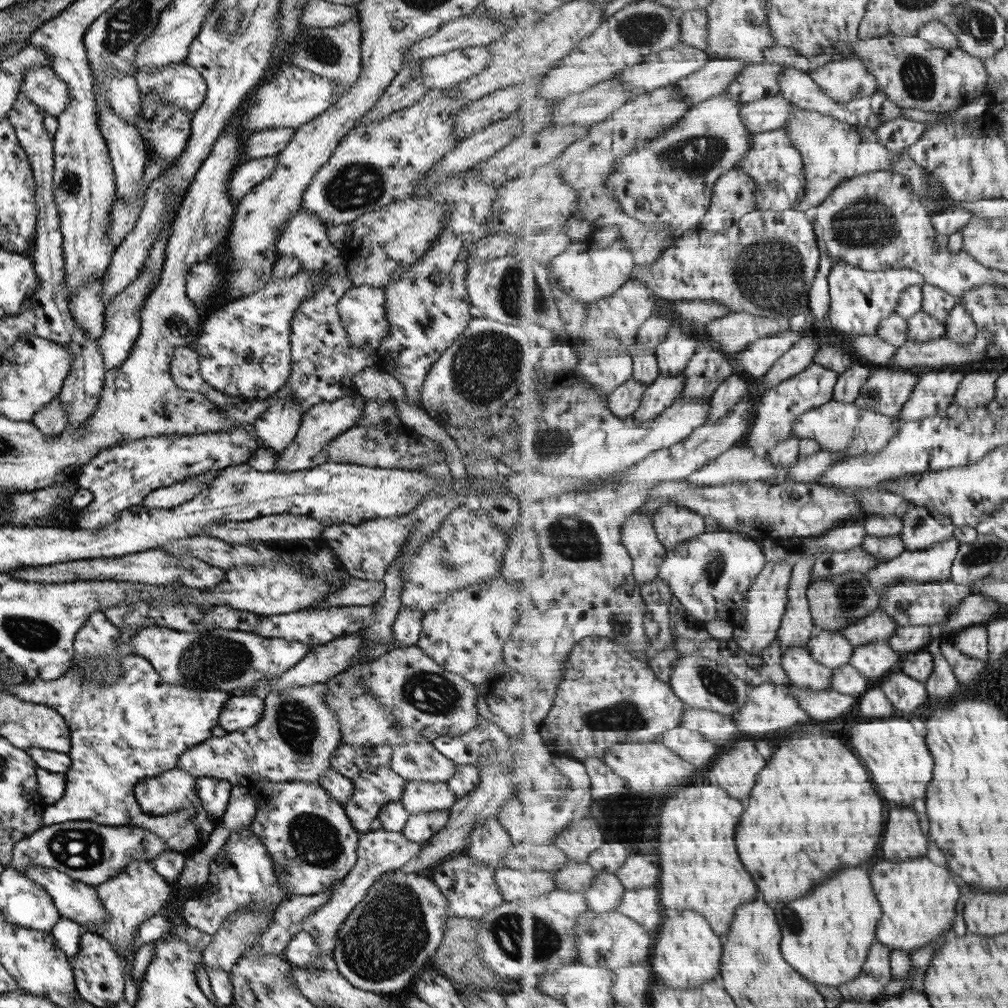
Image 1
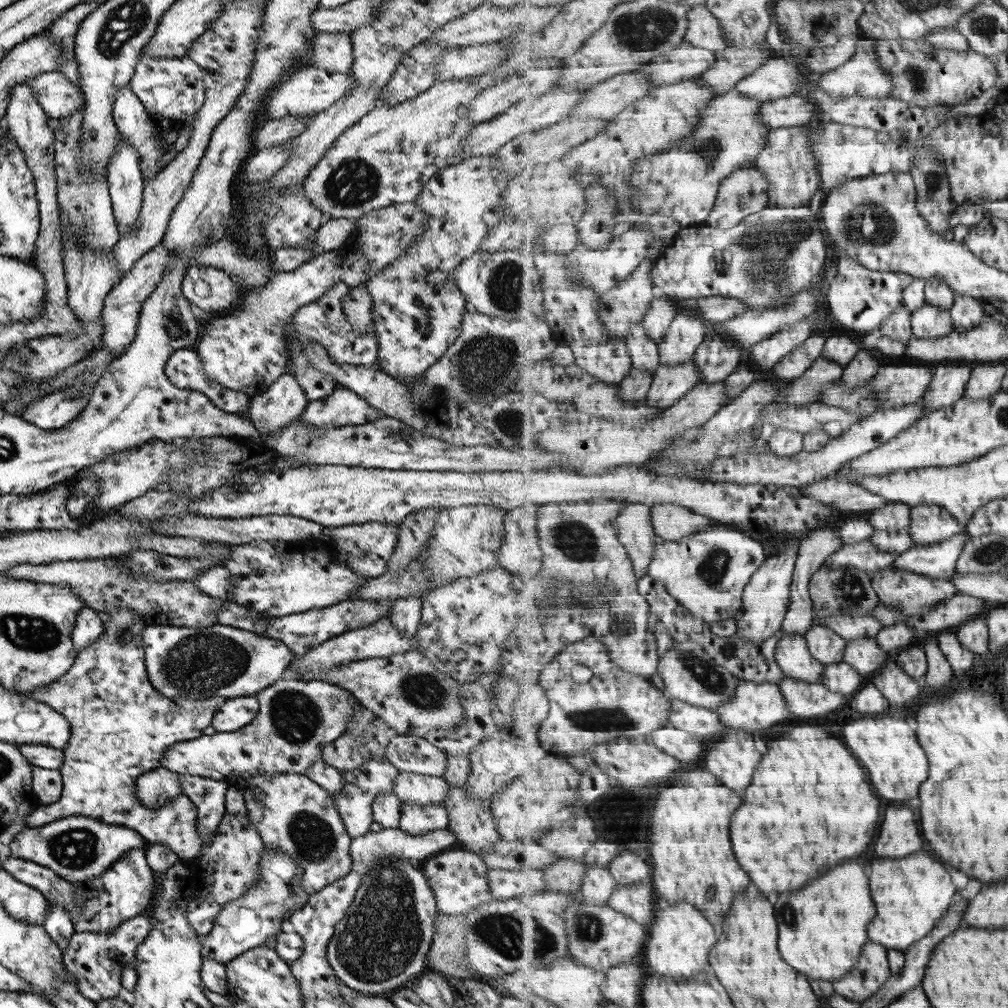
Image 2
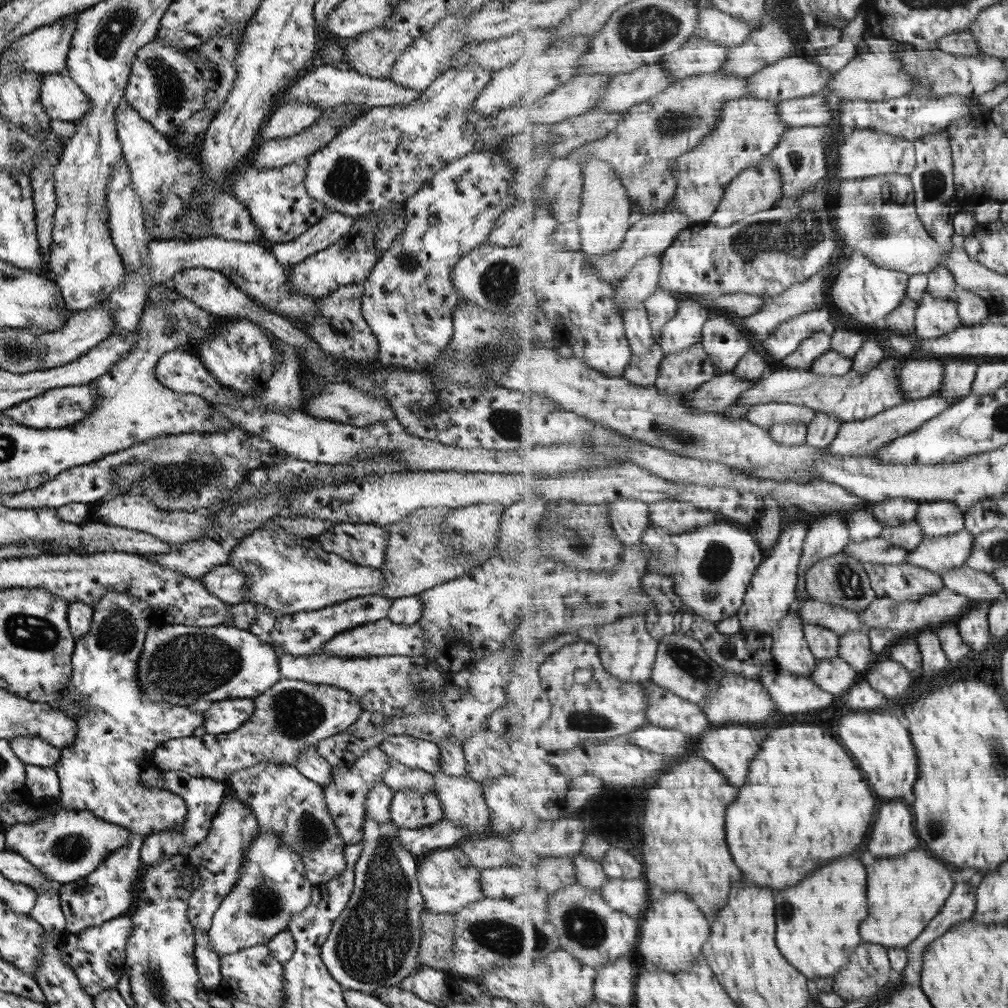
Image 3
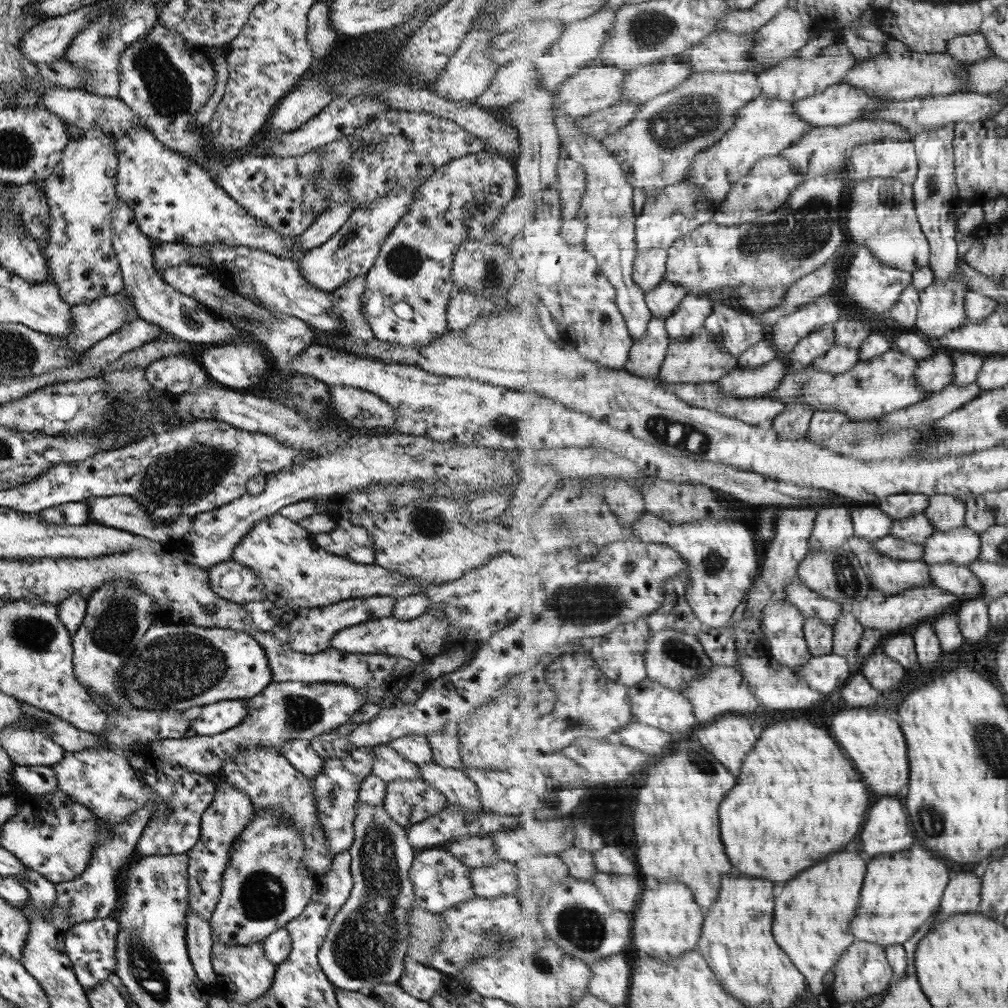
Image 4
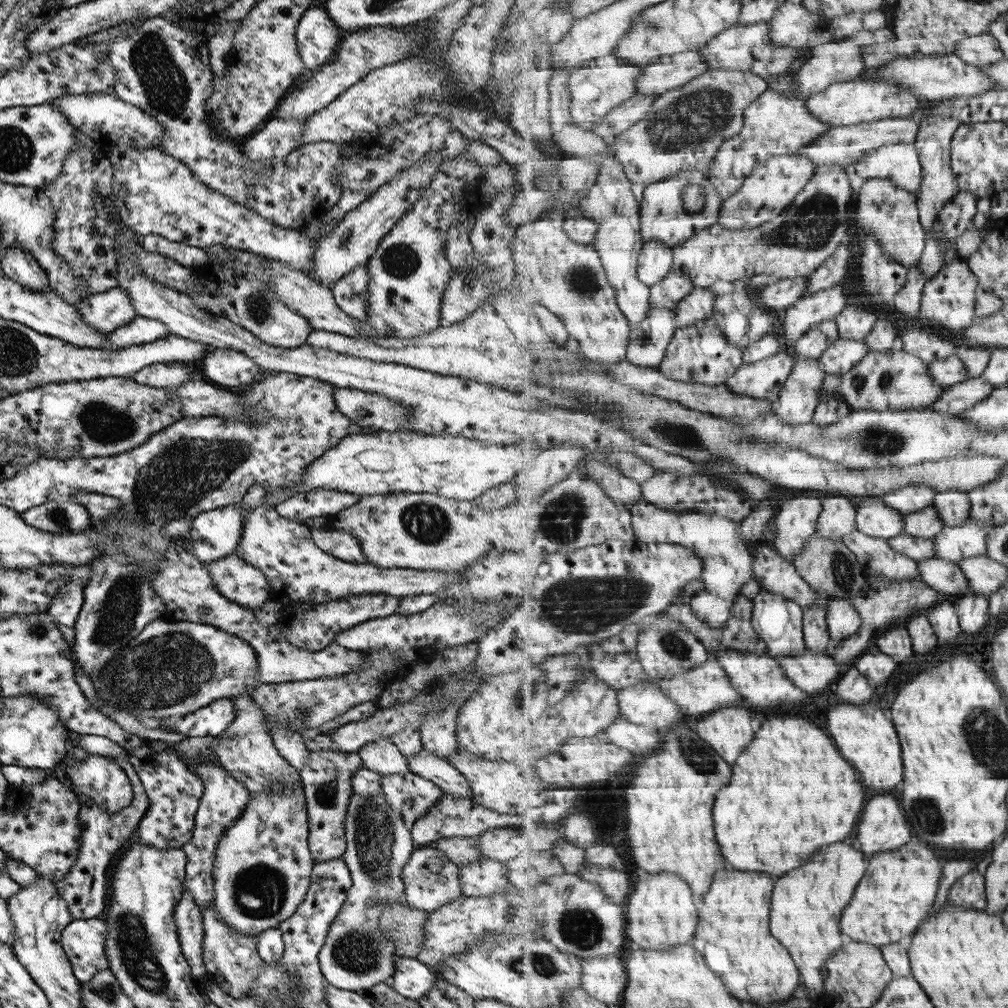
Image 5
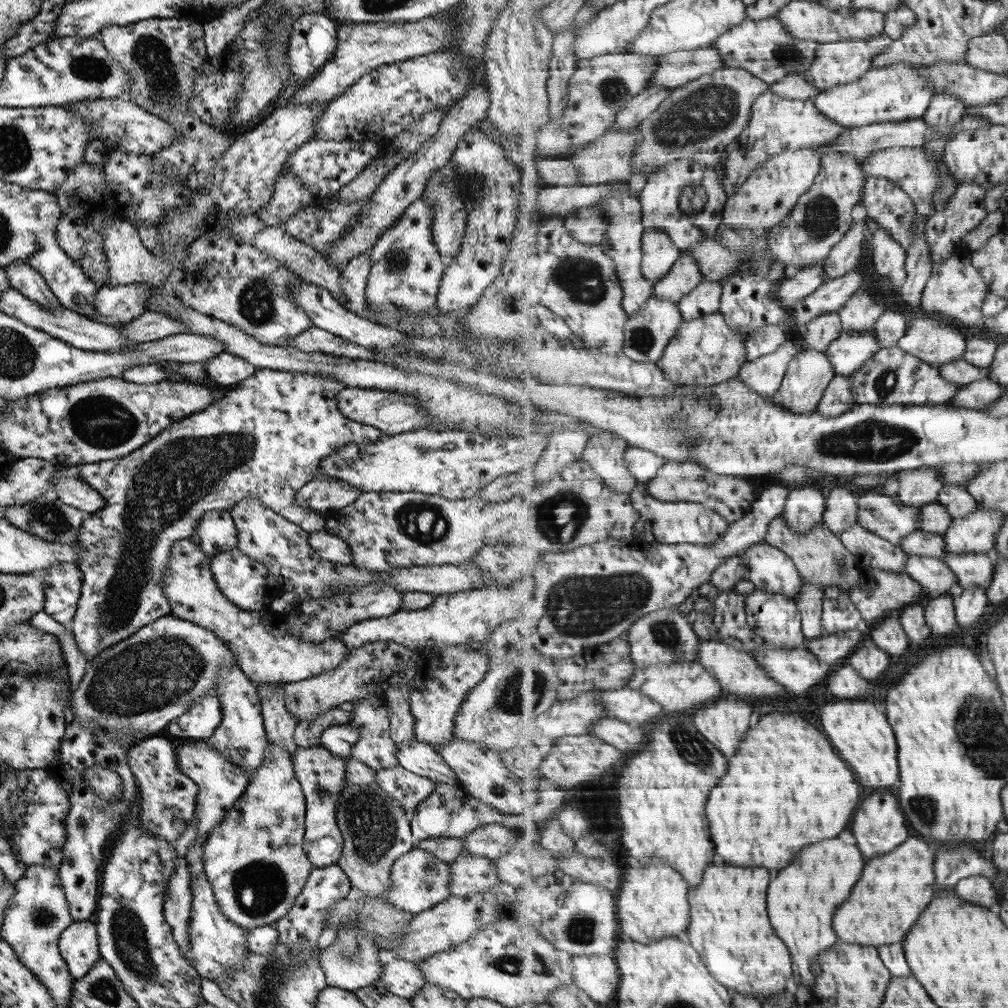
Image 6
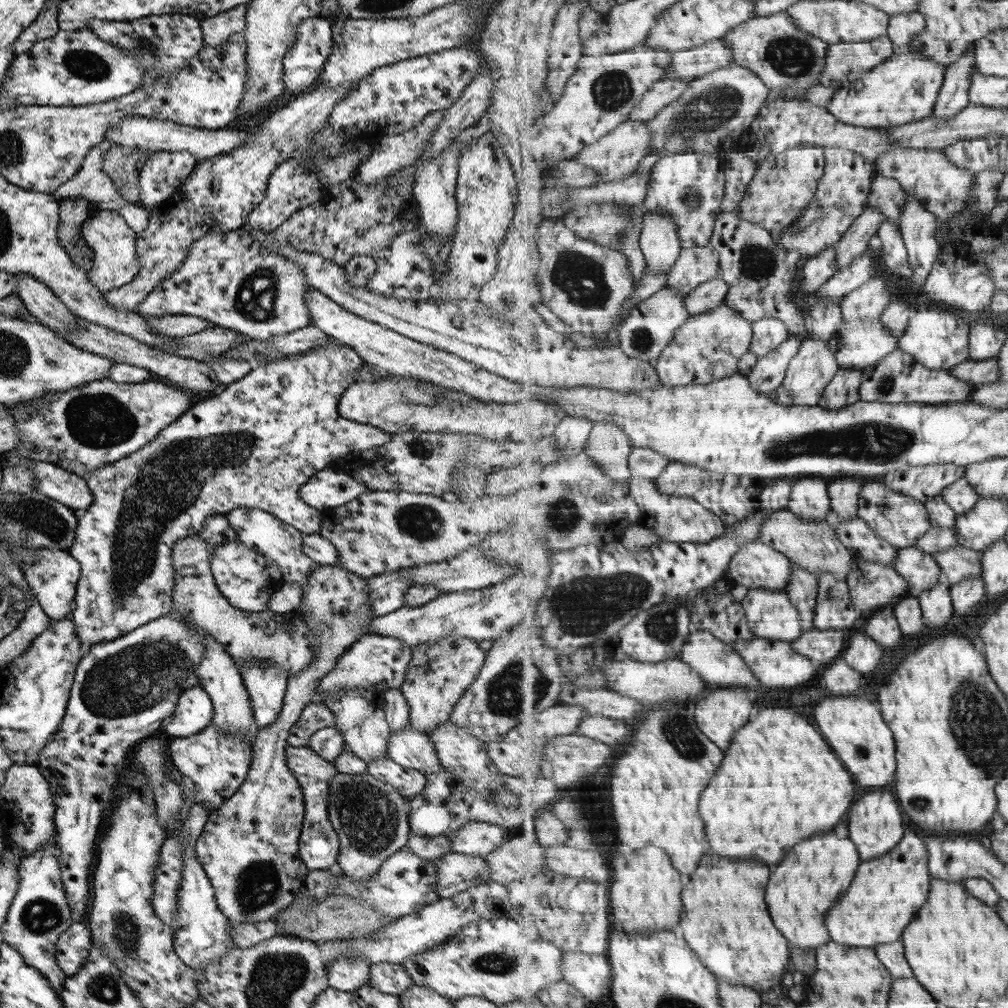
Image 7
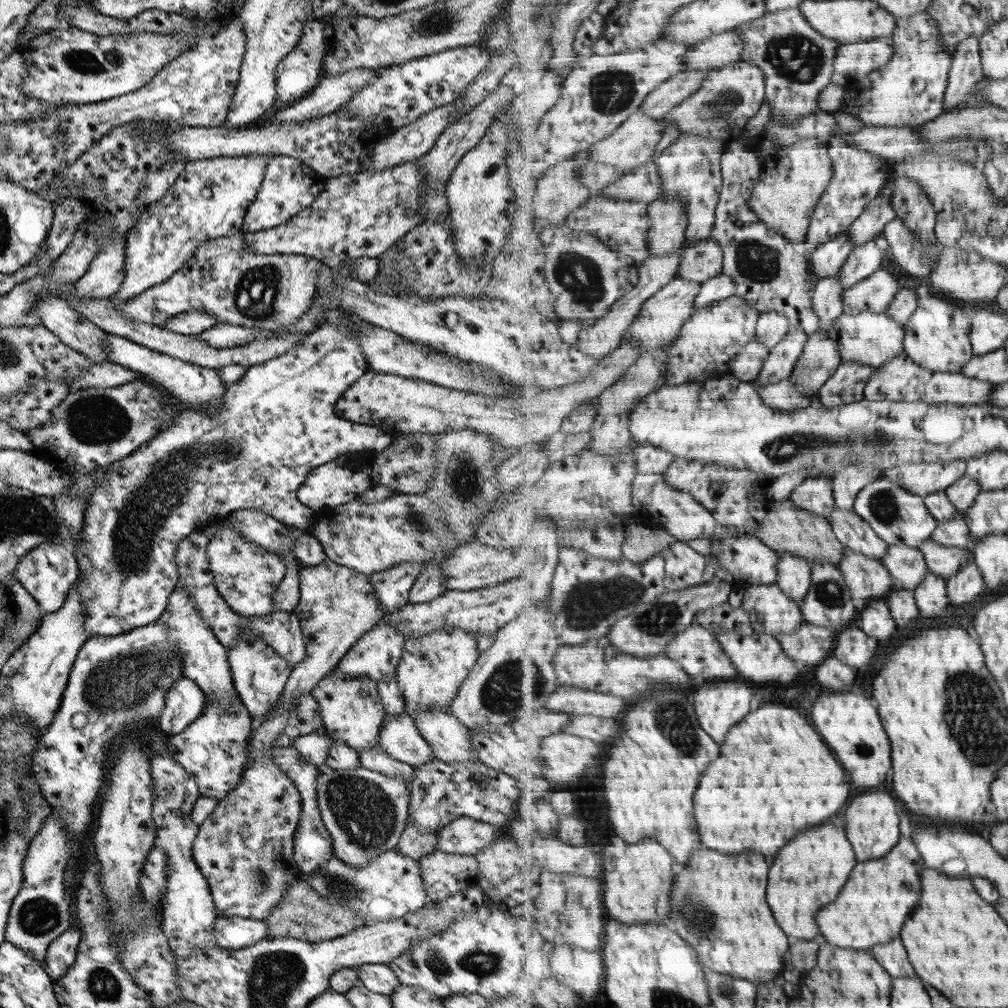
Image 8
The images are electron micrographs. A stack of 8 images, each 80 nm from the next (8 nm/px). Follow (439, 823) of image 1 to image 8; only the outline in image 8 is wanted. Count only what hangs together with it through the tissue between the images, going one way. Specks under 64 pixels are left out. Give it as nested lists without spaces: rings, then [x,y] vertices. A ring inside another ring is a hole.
[[[378,744],[372,747],[361,749],[358,752],[359,764],[363,768],[368,768],[378,773],[383,773],[389,776],[402,776],[407,785],[410,784],[412,779],[413,767],[405,764],[404,762],[395,760],[389,756]]]

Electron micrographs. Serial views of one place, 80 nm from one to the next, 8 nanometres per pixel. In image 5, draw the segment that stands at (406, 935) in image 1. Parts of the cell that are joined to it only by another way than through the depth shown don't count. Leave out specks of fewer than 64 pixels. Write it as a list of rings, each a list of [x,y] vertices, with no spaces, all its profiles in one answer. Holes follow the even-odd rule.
[[[381,792],[372,795],[353,793],[347,801],[343,828],[346,847],[341,857],[349,871],[351,886],[339,913],[329,926],[324,946],[319,950],[318,968],[326,984],[341,990],[358,992],[371,989],[381,982],[388,982],[393,976],[394,960],[397,958],[394,954],[395,945],[391,937],[387,938],[379,933],[379,916],[382,915],[383,908],[389,904],[396,904],[399,907],[405,903],[400,872],[415,844],[411,840],[410,830],[407,830],[406,824],[403,824],[399,813],[392,810]]]

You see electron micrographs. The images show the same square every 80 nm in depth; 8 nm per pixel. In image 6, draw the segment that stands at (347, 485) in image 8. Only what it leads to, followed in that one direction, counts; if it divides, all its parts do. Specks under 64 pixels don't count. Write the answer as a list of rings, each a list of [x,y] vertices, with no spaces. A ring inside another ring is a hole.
[[[311,480],[295,494],[295,504],[311,512],[326,514],[349,506],[360,493],[339,480]]]

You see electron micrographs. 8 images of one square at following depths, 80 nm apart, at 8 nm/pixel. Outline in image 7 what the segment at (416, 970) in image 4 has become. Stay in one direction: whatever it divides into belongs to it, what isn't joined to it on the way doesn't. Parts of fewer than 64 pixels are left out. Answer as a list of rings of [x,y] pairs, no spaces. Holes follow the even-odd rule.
[[[379,962],[370,965],[368,985],[379,992],[398,996],[399,993],[413,986],[407,971],[400,963]]]

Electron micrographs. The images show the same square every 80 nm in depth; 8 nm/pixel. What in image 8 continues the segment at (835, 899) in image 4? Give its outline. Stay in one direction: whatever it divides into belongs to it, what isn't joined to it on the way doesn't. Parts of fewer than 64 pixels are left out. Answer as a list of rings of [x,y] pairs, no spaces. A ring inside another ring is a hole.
[[[835,820],[809,828],[787,848],[781,848],[774,861],[769,861],[771,868],[767,878],[767,904],[773,909],[781,930],[793,940],[822,941],[823,932],[817,922],[818,912],[835,903],[837,894],[843,890],[859,863],[854,845],[851,846],[847,840],[845,830],[837,828]]]

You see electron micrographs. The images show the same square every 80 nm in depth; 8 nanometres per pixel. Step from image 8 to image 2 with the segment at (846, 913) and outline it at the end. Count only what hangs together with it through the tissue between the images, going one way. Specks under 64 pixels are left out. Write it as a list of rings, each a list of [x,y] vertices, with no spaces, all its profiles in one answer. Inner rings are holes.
[[[921,850],[899,859],[883,858],[871,864],[871,892],[878,916],[870,926],[870,941],[888,950],[907,951],[911,944],[926,939],[939,926],[943,916],[951,912],[957,886],[943,861],[929,850]]]

